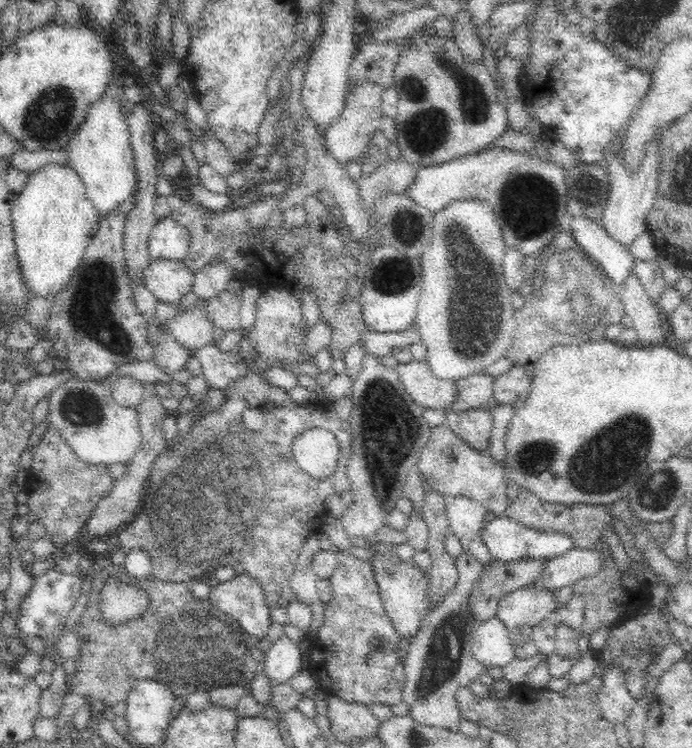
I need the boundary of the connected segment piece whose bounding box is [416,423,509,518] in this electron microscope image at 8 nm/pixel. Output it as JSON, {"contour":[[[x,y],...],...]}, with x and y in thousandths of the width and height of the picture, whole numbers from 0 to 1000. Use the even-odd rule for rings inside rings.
{"contour":[[[645,566],[623,574],[620,590],[607,606],[601,630],[613,634],[613,643],[643,664],[676,664],[694,672],[699,684],[711,684],[715,693],[731,691],[736,670],[728,624],[704,604],[679,599]]]}

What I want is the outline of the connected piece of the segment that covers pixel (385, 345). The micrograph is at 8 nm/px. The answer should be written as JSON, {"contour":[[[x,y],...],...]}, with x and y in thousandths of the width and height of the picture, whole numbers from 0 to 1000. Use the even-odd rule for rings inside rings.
{"contour":[[[592,436],[584,444],[529,444],[522,448],[522,457],[535,473],[543,476],[566,475],[569,468],[590,464],[595,460],[610,460],[604,436]]]}

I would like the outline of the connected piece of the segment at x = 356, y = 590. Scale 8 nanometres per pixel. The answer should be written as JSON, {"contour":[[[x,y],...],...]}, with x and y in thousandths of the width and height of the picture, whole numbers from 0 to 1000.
{"contour":[[[497,739],[490,742],[486,762],[477,774],[480,799],[468,814],[468,836],[448,861],[449,884],[444,897],[452,913],[475,929],[486,929],[504,940],[532,944],[555,941],[565,945],[581,937],[582,916],[566,902],[578,882],[575,864],[581,850],[559,822],[539,767],[538,755],[532,750]]]}

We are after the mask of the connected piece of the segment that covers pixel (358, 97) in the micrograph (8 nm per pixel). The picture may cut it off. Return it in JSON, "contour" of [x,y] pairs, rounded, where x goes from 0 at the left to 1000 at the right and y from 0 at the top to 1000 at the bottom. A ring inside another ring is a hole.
{"contour":[[[540,111],[517,114],[500,127],[499,140],[491,155],[474,166],[468,179],[468,195],[491,221],[500,222],[504,217],[520,211],[529,203],[540,178],[548,174],[549,160],[553,155],[551,148],[552,124],[549,116]]]}

